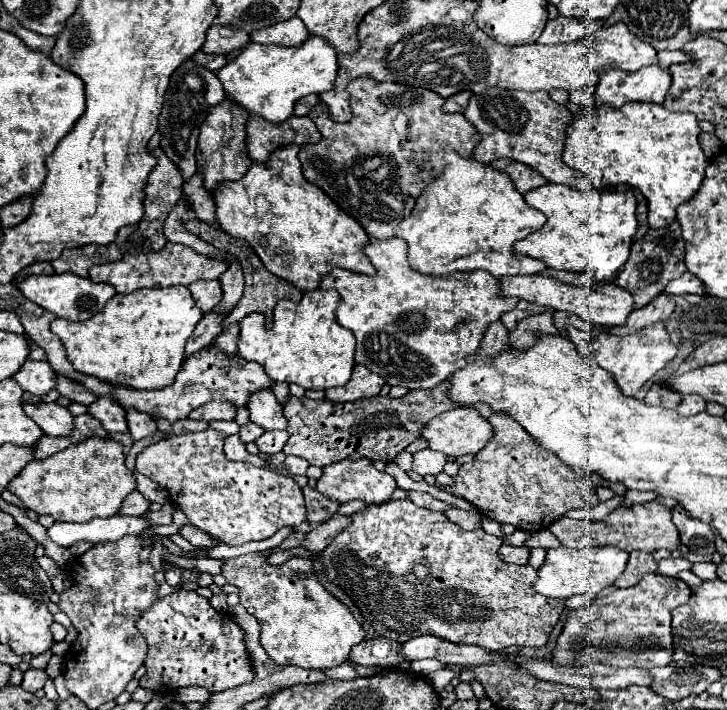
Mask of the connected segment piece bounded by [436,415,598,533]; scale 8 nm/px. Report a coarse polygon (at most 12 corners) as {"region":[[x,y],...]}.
{"region":[[492,415],[436,487],[530,533],[598,505],[594,483]]}

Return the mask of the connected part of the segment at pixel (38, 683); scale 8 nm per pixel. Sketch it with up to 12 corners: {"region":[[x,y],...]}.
{"region":[[44,669],[24,673],[22,687],[36,693],[44,687],[48,675]]}

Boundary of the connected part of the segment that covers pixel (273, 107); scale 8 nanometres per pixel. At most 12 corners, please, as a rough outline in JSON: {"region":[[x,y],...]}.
{"region":[[250,43],[218,71],[230,99],[282,123],[334,87],[336,49]]}

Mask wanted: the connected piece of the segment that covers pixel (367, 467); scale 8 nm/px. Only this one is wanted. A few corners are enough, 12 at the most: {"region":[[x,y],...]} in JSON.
{"region":[[372,461],[324,467],[316,489],[332,501],[380,505],[396,481]]}

